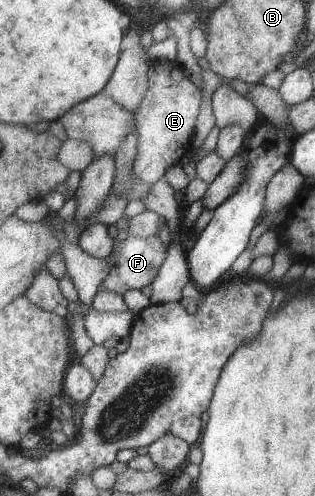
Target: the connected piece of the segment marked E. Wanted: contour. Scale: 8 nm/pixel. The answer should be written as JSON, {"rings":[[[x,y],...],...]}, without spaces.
{"rings":[[[177,62],[152,63],[149,82],[148,93],[137,109],[139,152],[133,166],[133,175],[144,183],[155,186],[170,167],[193,151],[192,139],[200,115],[202,91],[190,81],[190,77]]]}

